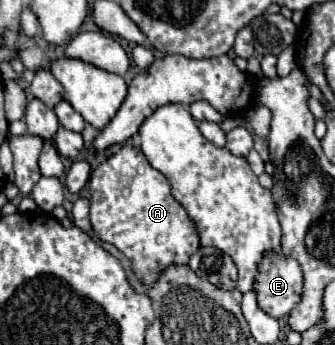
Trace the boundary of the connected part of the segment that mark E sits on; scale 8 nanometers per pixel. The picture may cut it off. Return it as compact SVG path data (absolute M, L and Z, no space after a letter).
M267 252L257 264L255 292L259 308L273 316L287 316L303 294L303 272L295 258L281 252Z

